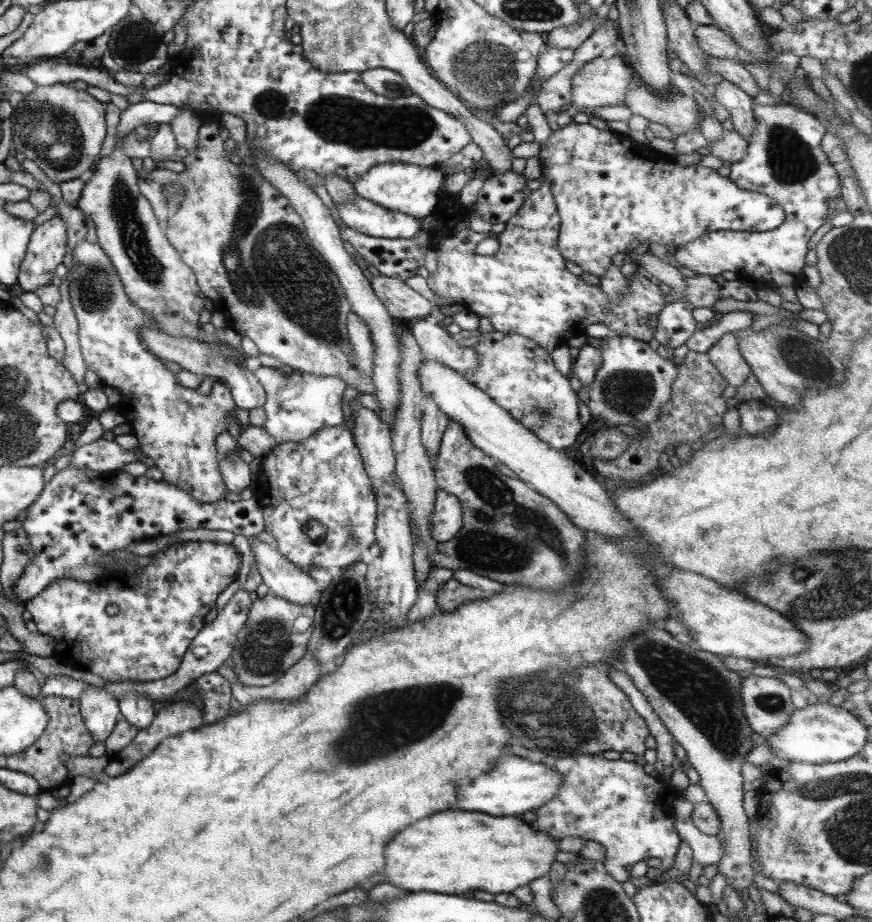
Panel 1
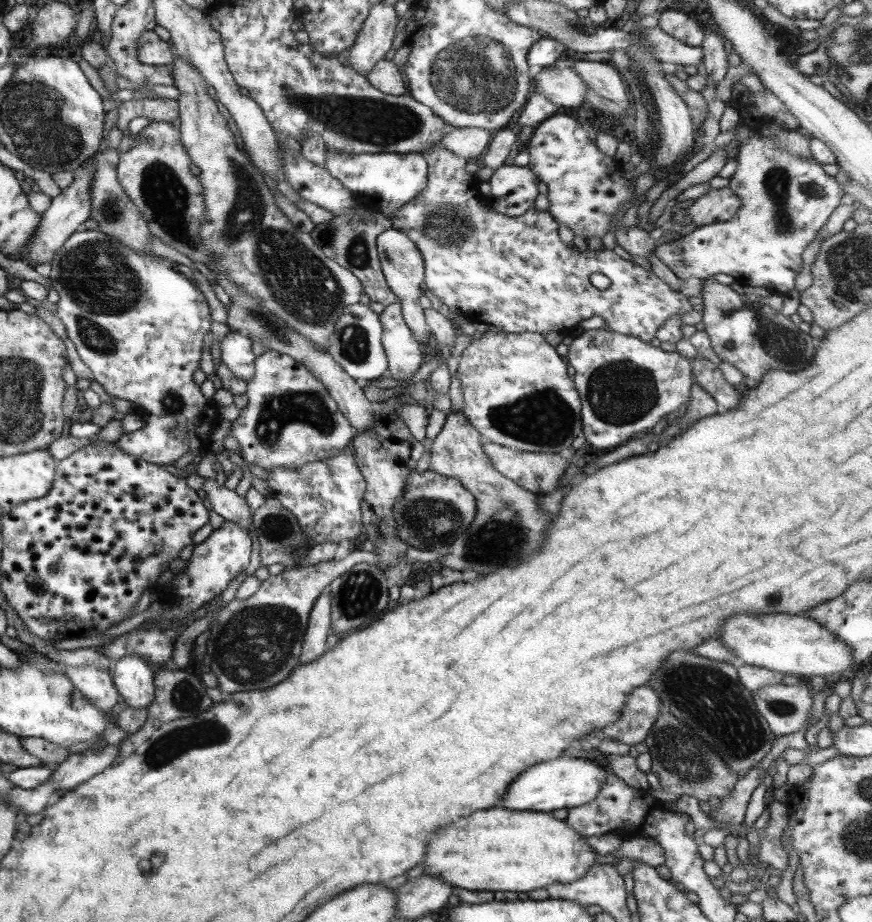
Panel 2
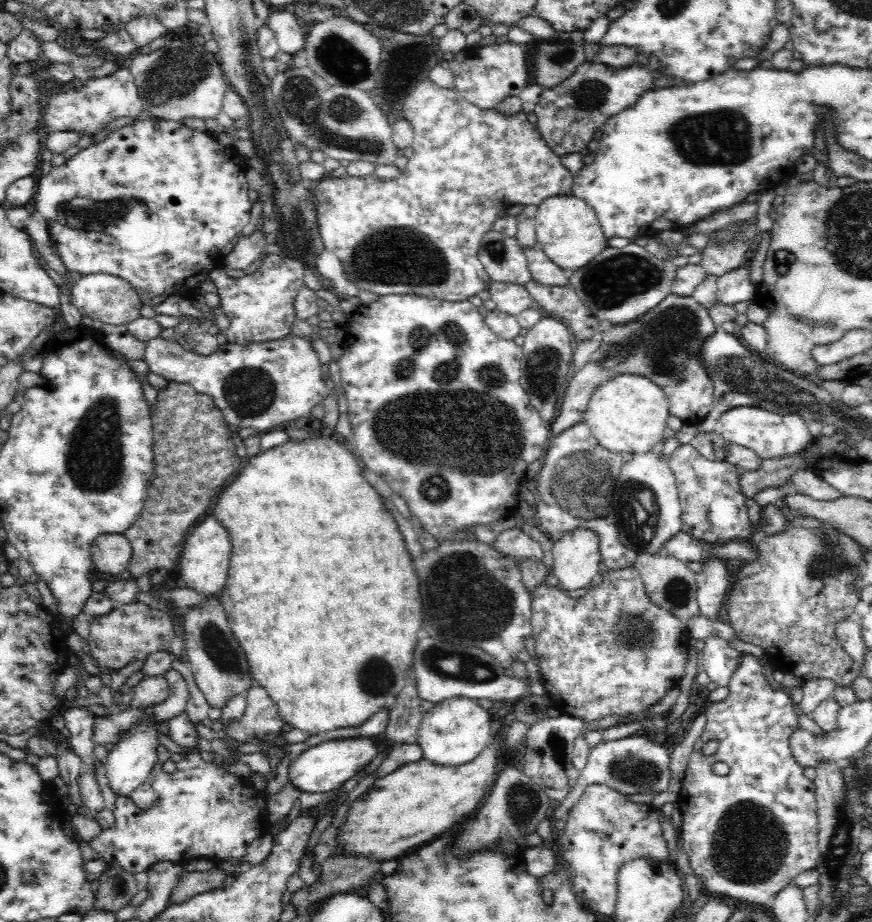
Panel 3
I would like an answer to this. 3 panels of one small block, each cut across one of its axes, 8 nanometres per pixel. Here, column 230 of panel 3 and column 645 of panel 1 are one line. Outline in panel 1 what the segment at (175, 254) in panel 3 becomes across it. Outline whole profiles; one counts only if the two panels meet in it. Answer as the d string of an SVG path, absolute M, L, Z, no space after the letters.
M571 123L550 132L548 138L541 143L541 150L537 155L541 164L541 176L550 185L552 195L554 195L554 204L556 211L560 215L560 234L557 242L558 250L565 261L571 261L577 264L583 272L588 272L598 278L608 271L608 268L615 262L618 262L620 253L628 250L632 242L642 244L648 240L651 243L658 243L661 246L667 247L670 242L676 246L676 249L687 242L692 242L708 232L715 231L743 231L744 233L756 233L772 231L779 228L784 220L784 210L772 199L763 194L747 191L734 184L730 177L724 177L718 173L718 170L713 170L702 165L683 166L677 165L674 157L670 155L660 155L655 153L649 145L641 144L635 141L632 137L624 137L621 134L616 134L614 131L602 131L590 125L590 123Z

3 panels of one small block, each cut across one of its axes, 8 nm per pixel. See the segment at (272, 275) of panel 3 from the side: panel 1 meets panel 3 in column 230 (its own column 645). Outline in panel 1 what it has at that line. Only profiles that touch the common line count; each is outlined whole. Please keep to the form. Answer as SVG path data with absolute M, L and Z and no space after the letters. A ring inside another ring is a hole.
M545 180L539 189L532 191L524 200L523 206L508 220L505 231L500 234L472 232L461 219L468 213L468 209L461 207L460 204L456 195L449 195L441 190L437 209L432 215L436 224L430 232L432 237L430 246L432 250L436 250L438 268L434 274L430 274L427 282L435 295L439 294L441 298L450 298L454 304L463 305L469 312L487 323L490 329L504 334L524 336L550 354L559 346L567 345L571 338L584 336L586 327L596 323L605 324L611 333L620 337L628 336L644 343L649 343L654 338L650 318L656 316L667 304L665 294L648 278L636 273L627 278L628 292L621 299L612 299L600 289L600 285L591 286L581 277L570 274L557 246L561 228L560 215L556 211L550 185ZM489 236L498 240L500 249L493 255L477 254L478 244Z

